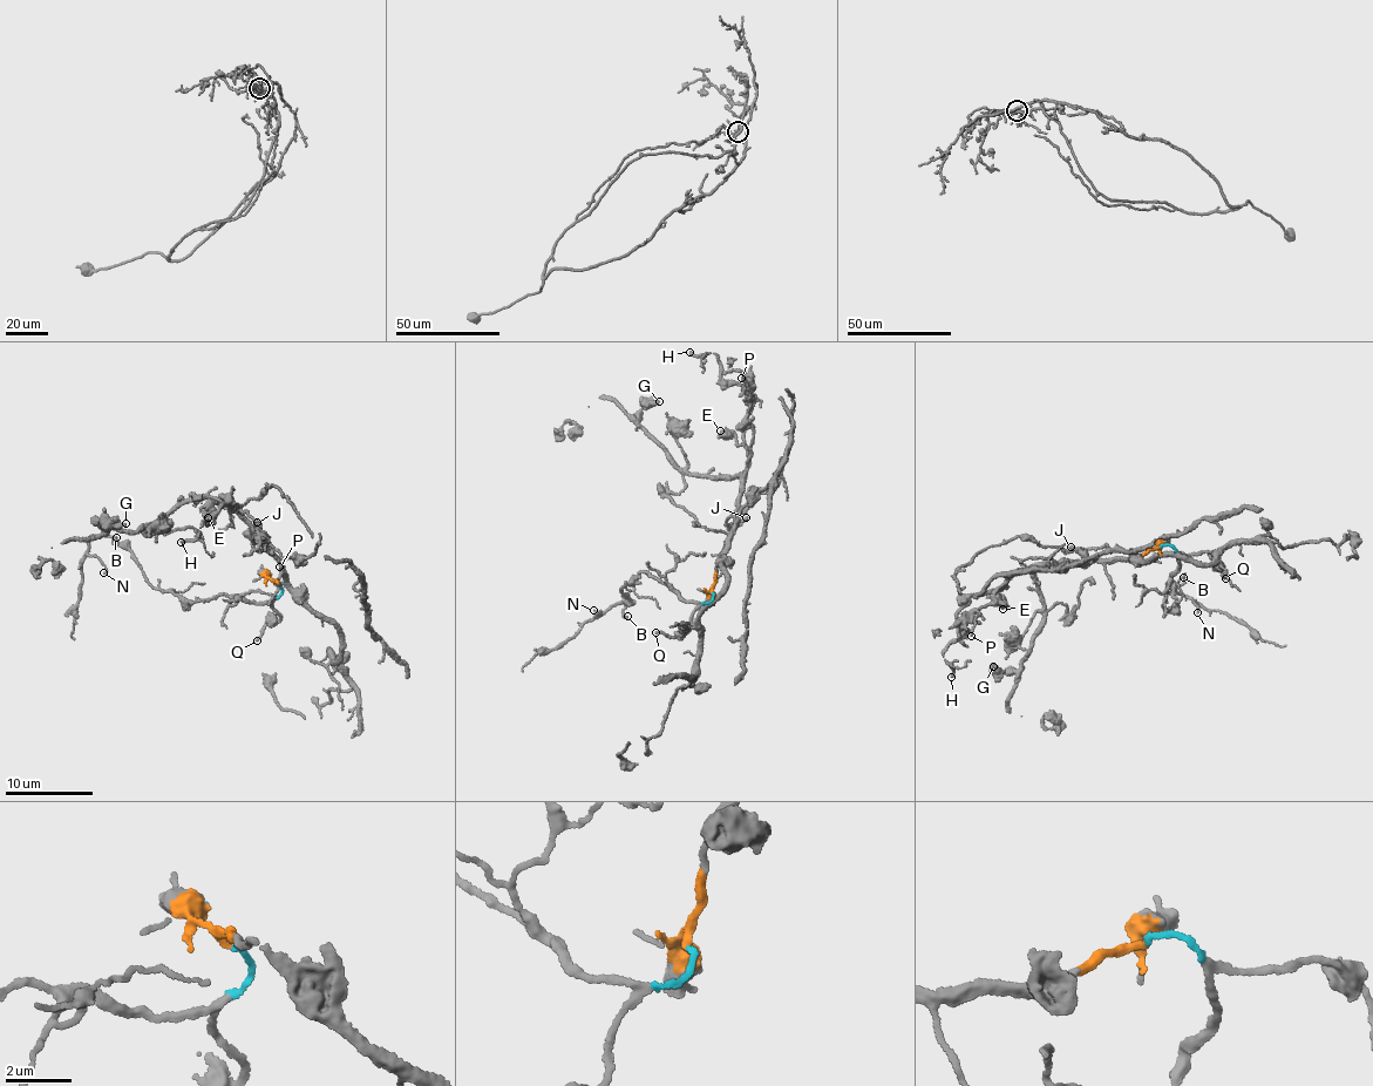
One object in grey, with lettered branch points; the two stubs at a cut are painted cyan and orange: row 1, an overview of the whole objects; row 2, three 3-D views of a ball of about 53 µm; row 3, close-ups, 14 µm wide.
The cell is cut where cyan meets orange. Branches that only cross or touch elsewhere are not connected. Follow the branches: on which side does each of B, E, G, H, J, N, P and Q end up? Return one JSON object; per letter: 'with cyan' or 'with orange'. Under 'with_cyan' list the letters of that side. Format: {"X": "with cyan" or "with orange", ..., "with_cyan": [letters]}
{"B": "with cyan", "E": "with orange", "G": "with orange", "H": "with orange", "J": "with orange", "N": "with cyan", "P": "with orange", "Q": "with cyan", "with_cyan": ["B", "N", "Q"]}

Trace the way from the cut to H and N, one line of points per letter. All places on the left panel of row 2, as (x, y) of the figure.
H: (276, 583), (283, 583), (284, 570), (236, 510), (238, 506), (233, 508), (231, 501), (190, 540), (181, 542)
N: (277, 584), (280, 594), (266, 601), (191, 604), (154, 586), (133, 552), (99, 535), (88, 551), (103, 574)

